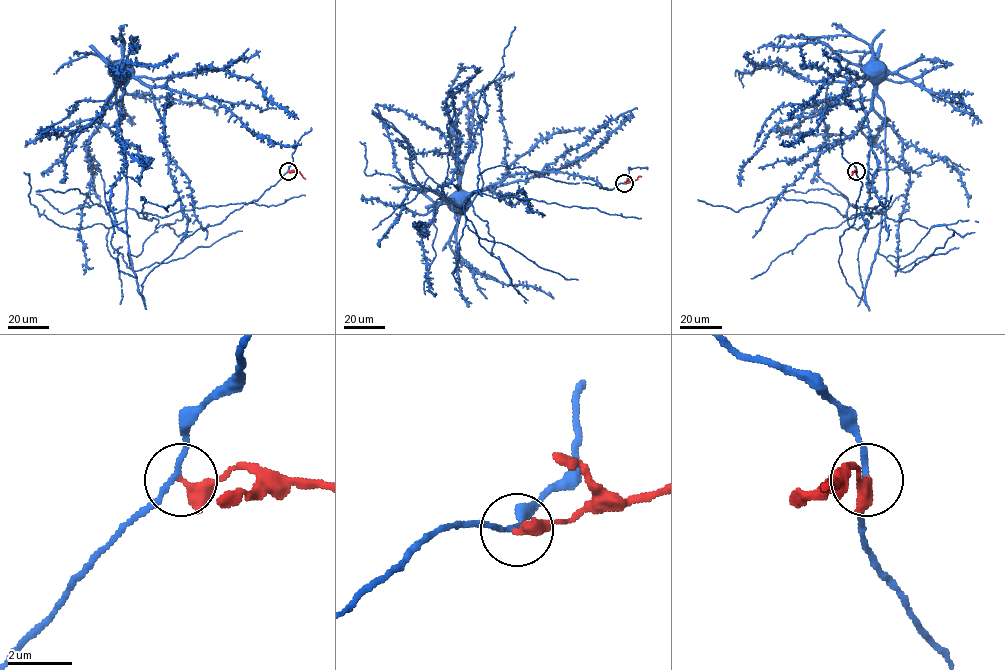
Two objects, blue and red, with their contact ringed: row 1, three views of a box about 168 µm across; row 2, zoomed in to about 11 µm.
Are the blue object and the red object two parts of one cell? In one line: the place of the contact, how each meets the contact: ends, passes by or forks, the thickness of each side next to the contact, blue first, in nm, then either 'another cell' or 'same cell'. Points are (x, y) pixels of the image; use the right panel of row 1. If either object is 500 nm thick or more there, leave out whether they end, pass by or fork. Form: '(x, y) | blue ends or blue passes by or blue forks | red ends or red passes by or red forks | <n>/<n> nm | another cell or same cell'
(856, 171) | blue passes by | red ends | 150/420 nm | another cell

